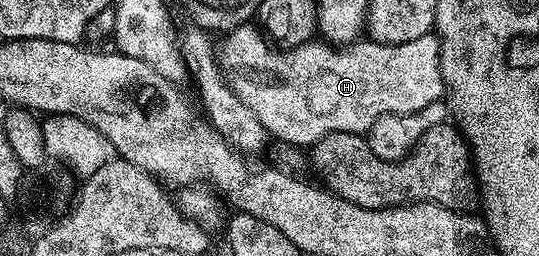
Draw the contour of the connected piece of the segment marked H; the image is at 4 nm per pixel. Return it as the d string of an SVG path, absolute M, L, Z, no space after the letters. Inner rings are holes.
M240 26L232 29L222 37L223 45L220 43L217 48L217 61L220 71L223 72L223 78L228 87L231 88L233 94L237 94L237 98L241 98L241 102L245 102L245 106L249 106L249 110L253 110L253 114L257 114L257 122L261 122L261 126L265 126L268 137L284 140L287 144L304 144L310 146L316 144L323 136L328 136L331 132L354 132L356 134L366 133L371 128L373 122L385 114L395 112L397 115L409 114L410 112L420 112L425 106L429 106L435 100L440 99L444 95L443 75L441 74L441 66L439 65L439 37L434 34L428 34L421 38L413 38L413 42L401 42L400 44L378 44L376 40L370 38L360 38L354 42L348 43L346 46L336 46L331 42L308 42L297 46L296 48L288 48L280 50L278 47L269 43L268 37L264 35L258 27Z

